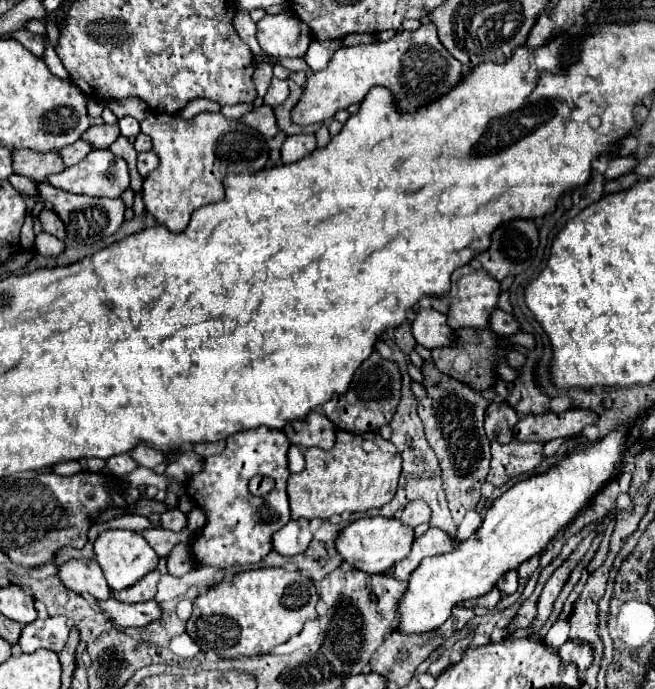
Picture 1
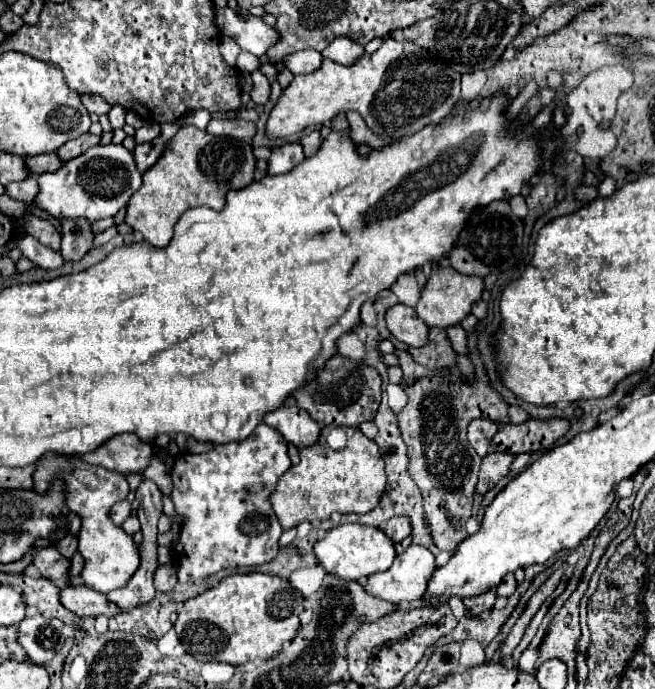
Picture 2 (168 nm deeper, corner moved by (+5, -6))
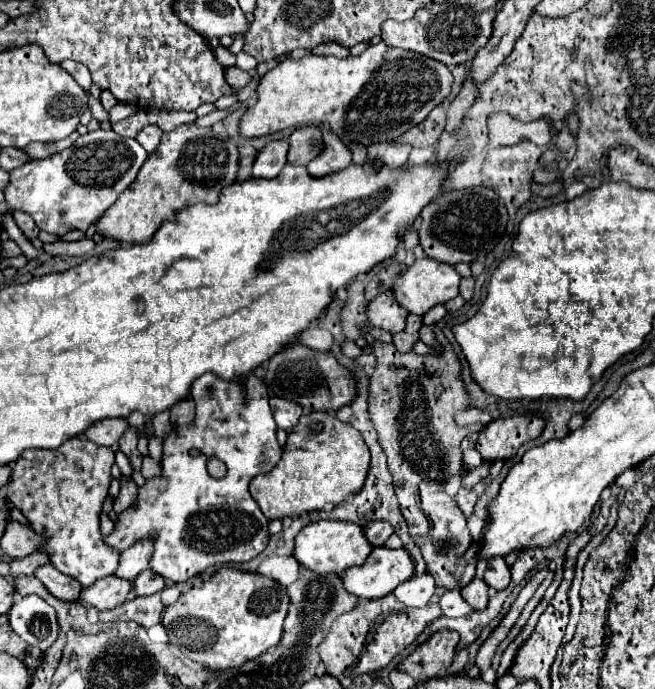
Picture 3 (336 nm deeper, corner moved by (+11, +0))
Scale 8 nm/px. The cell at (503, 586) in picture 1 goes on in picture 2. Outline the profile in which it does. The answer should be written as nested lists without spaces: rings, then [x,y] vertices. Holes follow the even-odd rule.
[[[505,575],[505,577],[503,577],[503,583],[499,583],[499,587],[495,589],[495,593],[501,595],[501,597],[509,597],[509,595],[513,595],[515,587],[517,587],[515,577],[513,577],[513,575]]]

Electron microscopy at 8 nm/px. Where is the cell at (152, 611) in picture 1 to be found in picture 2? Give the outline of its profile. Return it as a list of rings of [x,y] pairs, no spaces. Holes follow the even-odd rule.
[[[83,585],[63,587],[61,603],[79,617],[97,617],[97,615],[115,617],[121,613],[121,609],[115,607],[115,603],[111,603],[103,593],[91,591],[89,587],[83,587]]]

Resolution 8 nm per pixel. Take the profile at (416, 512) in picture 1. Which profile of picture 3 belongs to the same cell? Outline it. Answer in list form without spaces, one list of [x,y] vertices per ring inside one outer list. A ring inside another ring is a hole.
[[[373,521],[365,527],[365,537],[373,547],[381,547],[393,535],[393,527],[387,521]]]

